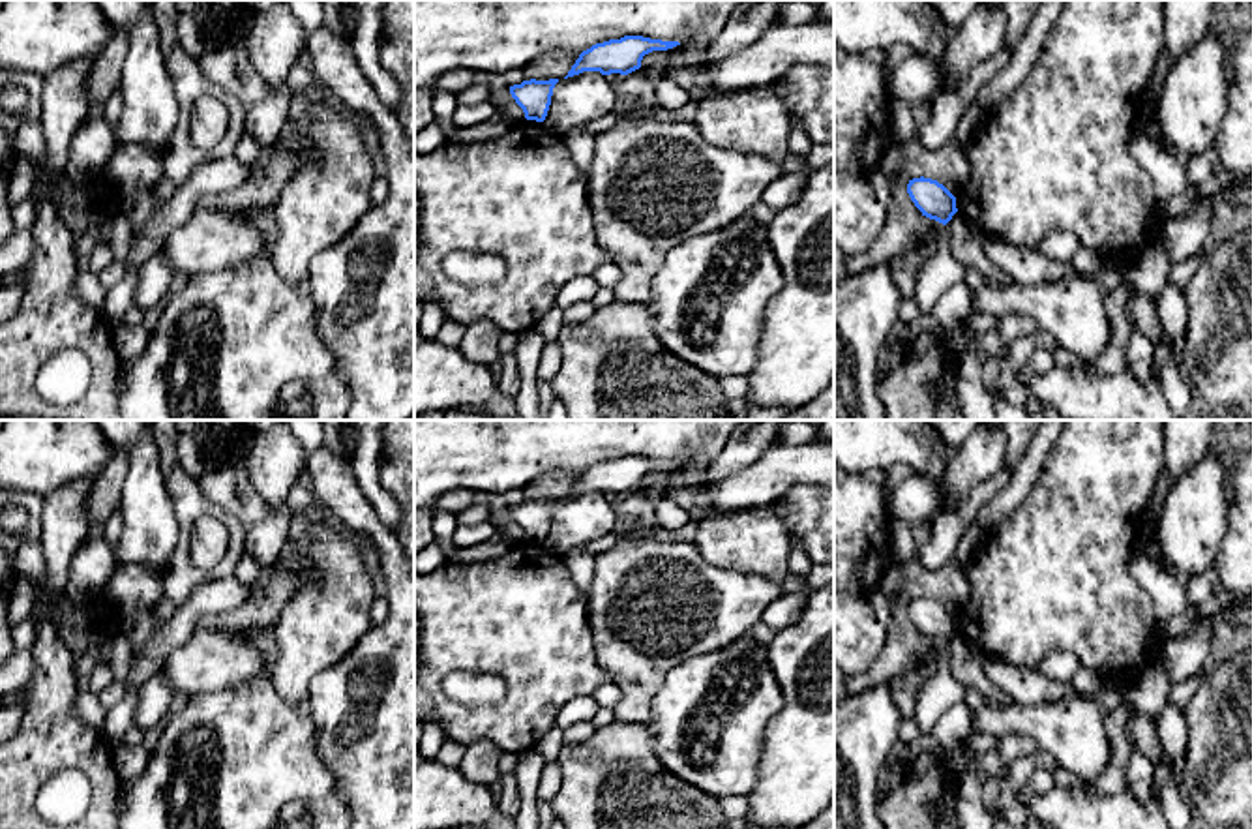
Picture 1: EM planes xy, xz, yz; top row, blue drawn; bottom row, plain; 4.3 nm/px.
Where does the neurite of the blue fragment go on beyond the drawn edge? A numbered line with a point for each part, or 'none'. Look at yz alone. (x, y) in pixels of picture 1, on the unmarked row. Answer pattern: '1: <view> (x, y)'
none

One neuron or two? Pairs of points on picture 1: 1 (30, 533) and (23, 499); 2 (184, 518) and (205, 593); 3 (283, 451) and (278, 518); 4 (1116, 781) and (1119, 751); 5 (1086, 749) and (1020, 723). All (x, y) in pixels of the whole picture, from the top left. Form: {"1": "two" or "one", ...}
{"1": "one", "2": "two", "3": "one", "4": "one", "5": "one"}

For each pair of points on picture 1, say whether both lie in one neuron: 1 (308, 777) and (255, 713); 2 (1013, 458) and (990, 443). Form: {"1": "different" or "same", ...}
{"1": "same", "2": "different"}

